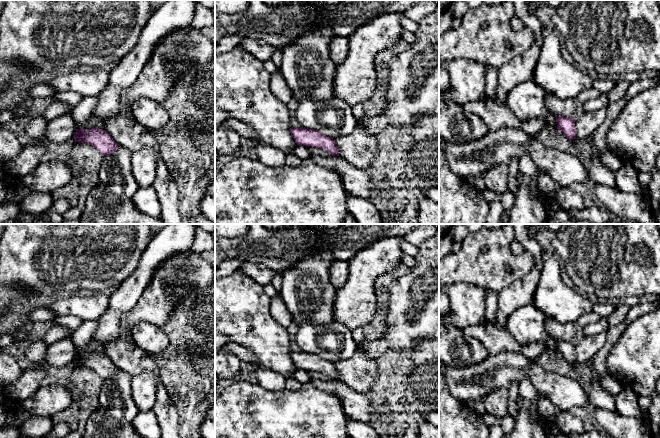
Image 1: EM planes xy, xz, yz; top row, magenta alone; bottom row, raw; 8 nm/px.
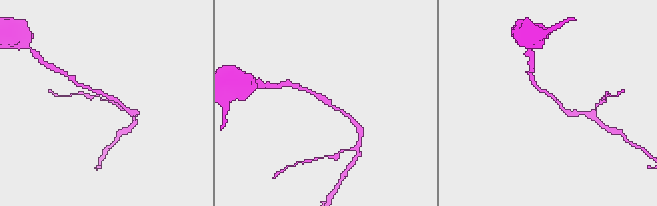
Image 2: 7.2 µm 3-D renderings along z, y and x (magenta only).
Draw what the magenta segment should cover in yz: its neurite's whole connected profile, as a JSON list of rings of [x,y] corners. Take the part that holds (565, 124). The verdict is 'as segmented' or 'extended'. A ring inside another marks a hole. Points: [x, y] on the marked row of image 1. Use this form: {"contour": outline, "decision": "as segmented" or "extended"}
{"contour": [[[555,115],[557,129],[560,130],[569,140],[576,138],[575,121],[571,117]]], "decision": "as segmented"}

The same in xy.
{"contour": [[[91,127],[88,131],[84,131],[83,128],[76,129],[73,138],[79,144],[90,144],[104,156],[110,156],[120,146],[106,131],[94,127]]], "decision": "as segmented"}

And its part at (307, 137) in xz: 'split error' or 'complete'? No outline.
complete

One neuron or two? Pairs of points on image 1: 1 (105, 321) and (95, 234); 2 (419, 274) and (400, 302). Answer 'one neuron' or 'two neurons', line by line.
1: two neurons
2: one neuron

